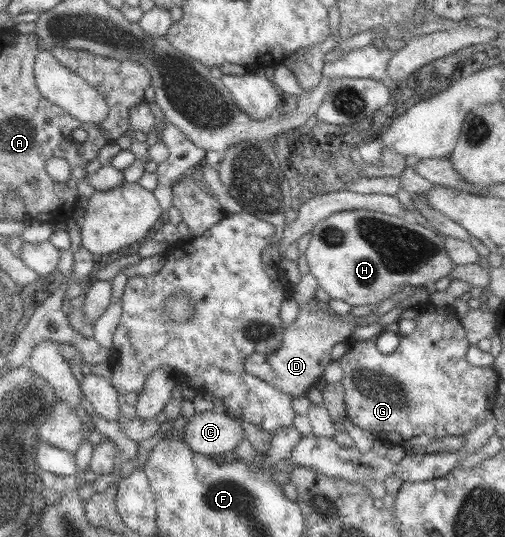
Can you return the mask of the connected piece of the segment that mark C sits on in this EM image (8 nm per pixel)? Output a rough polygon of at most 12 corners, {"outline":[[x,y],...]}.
{"outline":[[219,410],[194,413],[181,439],[207,458],[233,451],[240,421]]}

